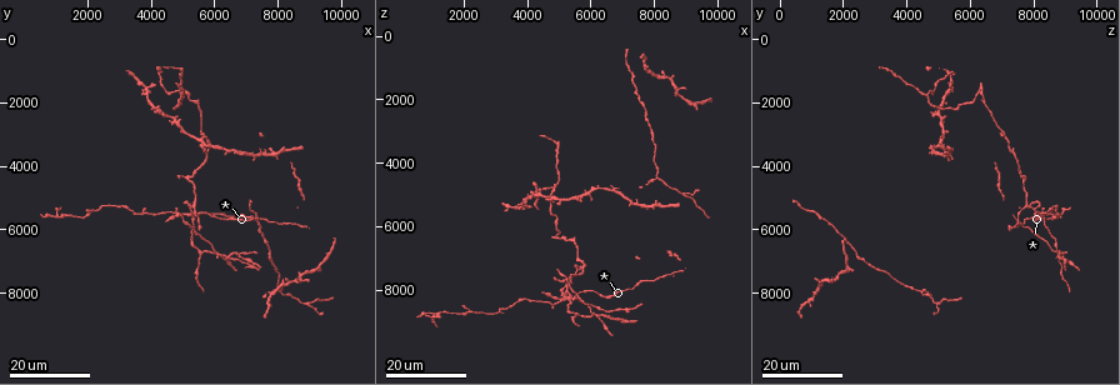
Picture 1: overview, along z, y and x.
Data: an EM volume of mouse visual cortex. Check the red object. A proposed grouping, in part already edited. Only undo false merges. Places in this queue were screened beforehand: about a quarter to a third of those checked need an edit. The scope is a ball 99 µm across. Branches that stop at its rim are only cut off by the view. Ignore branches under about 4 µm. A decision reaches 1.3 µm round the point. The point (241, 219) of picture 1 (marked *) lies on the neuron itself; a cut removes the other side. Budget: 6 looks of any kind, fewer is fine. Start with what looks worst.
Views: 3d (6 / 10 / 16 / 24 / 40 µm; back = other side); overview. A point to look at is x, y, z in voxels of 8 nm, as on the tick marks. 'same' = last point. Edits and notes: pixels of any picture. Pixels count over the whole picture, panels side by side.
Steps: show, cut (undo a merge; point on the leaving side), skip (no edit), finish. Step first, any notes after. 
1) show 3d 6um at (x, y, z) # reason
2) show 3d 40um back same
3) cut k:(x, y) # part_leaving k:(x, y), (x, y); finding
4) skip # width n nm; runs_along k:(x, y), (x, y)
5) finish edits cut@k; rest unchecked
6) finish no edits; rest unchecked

show 3d 24um at (5000, 1700, 4600) # a fork

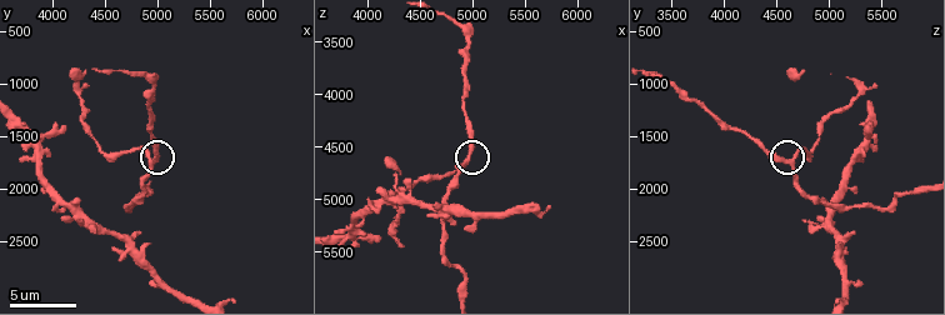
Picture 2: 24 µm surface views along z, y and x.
show 3d 6um at (4960, 1740, 4640)

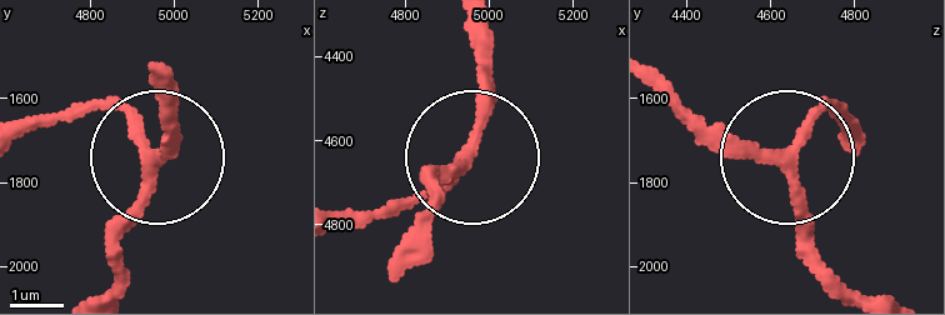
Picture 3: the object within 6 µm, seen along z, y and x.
show 3d 6um back at (4945, 1740, 4630) # other side

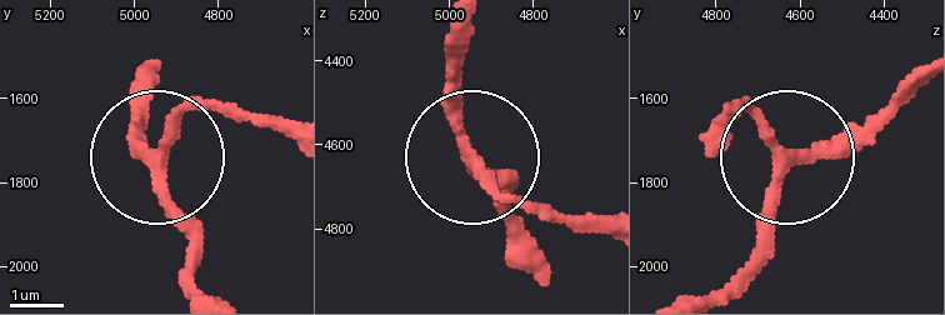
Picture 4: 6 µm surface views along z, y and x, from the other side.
skip # width 220 nm; runs_along 4:(210, 294), (143, 146), (143, 110); continuous, no second neuron

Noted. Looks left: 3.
show 3d 16um at (5500, 7100, 8800)

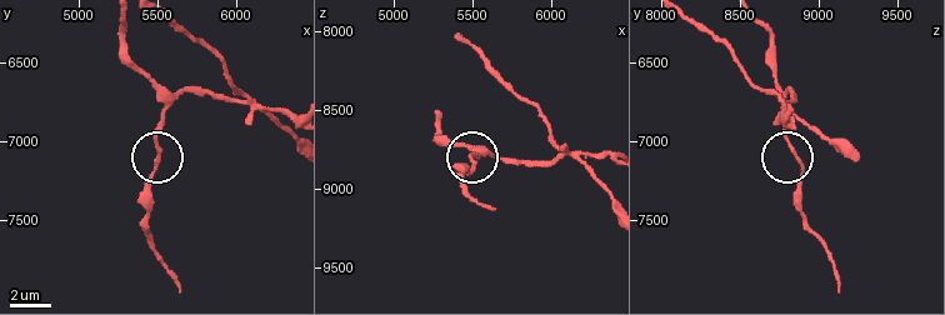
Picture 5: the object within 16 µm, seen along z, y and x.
show 3d 6um at (5460, 7180, 8900) # zoom in

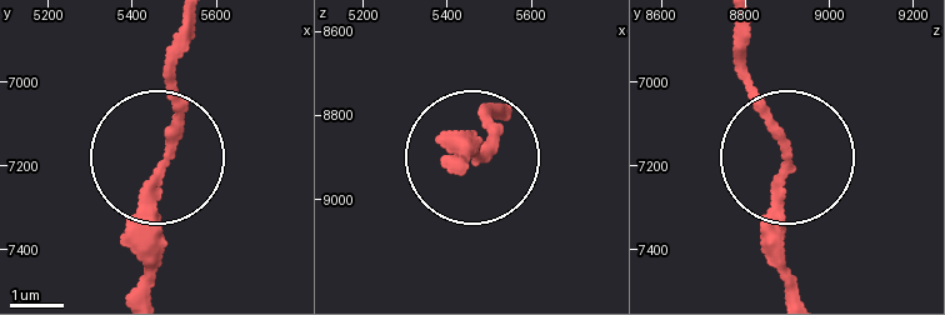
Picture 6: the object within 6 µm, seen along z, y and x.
skip # width 180 nm; runs_along 6:(739, 25), (748, 93), (788, 160), (788, 294); all the same neuron

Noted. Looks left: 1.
show 3d 10um at (4720, 2180, 5140)

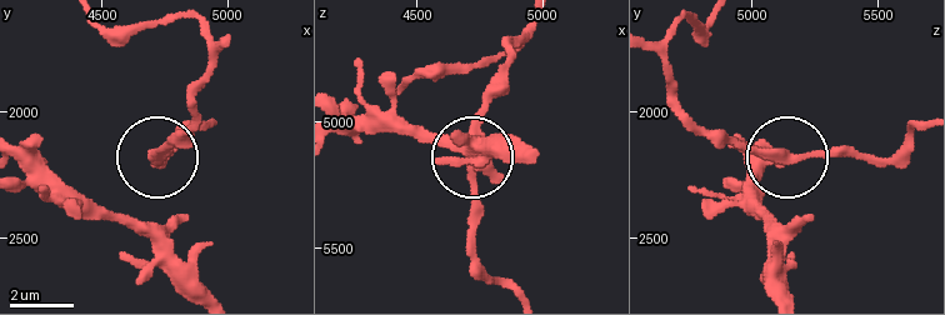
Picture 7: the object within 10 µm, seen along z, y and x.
skip # width 330 nm; runs_along 7:(923, 123), (875, 160), (843, 153), (770, 160), (716, 144); one neuron here

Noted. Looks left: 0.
finish no edits; rest unchecked

